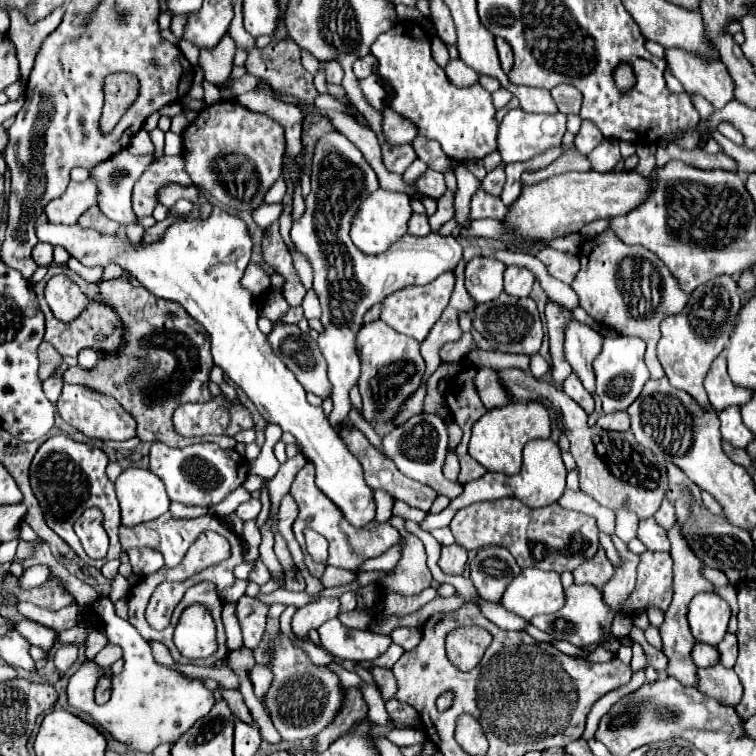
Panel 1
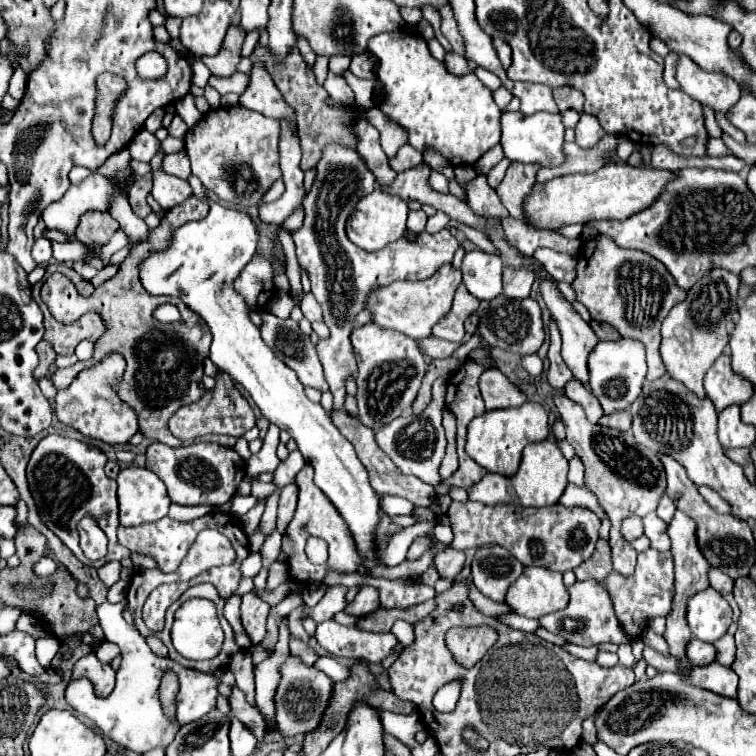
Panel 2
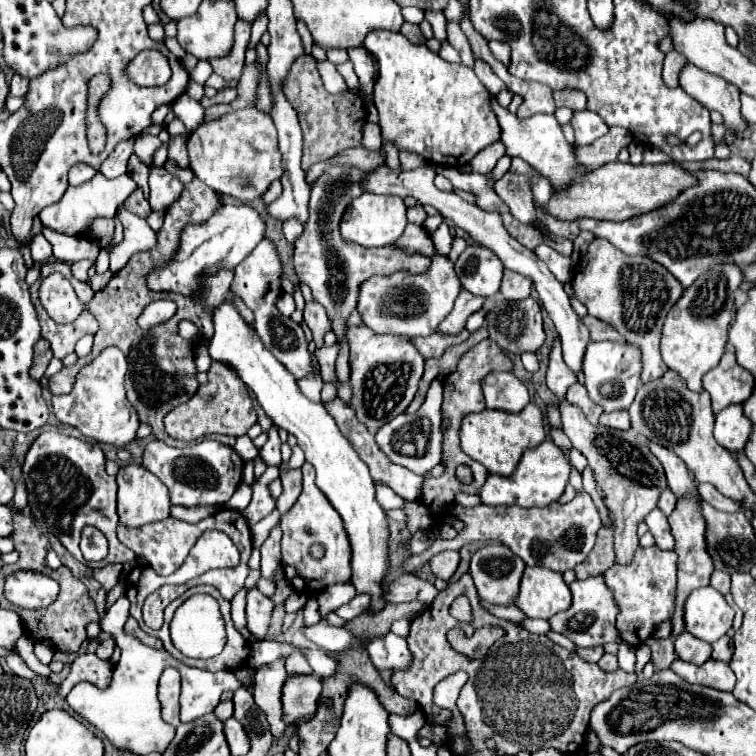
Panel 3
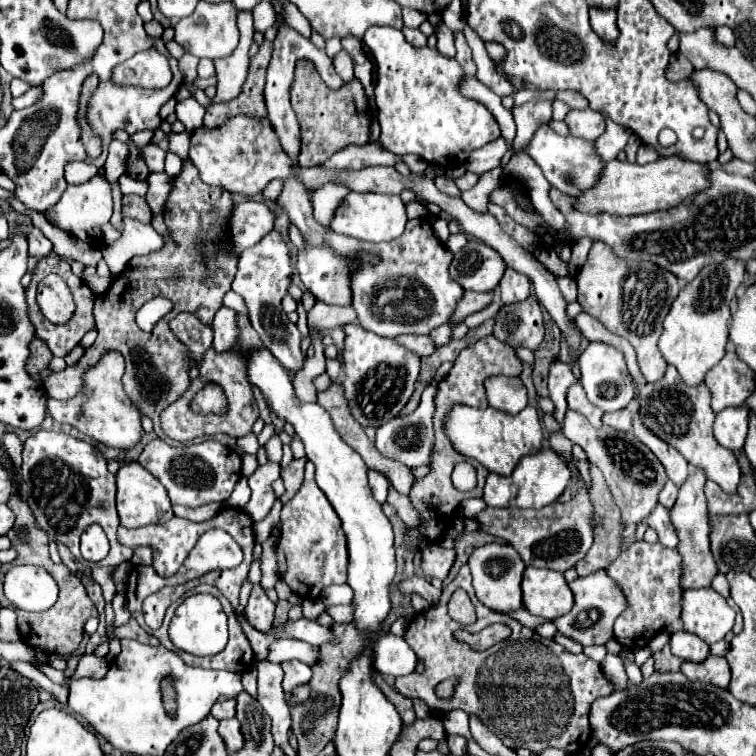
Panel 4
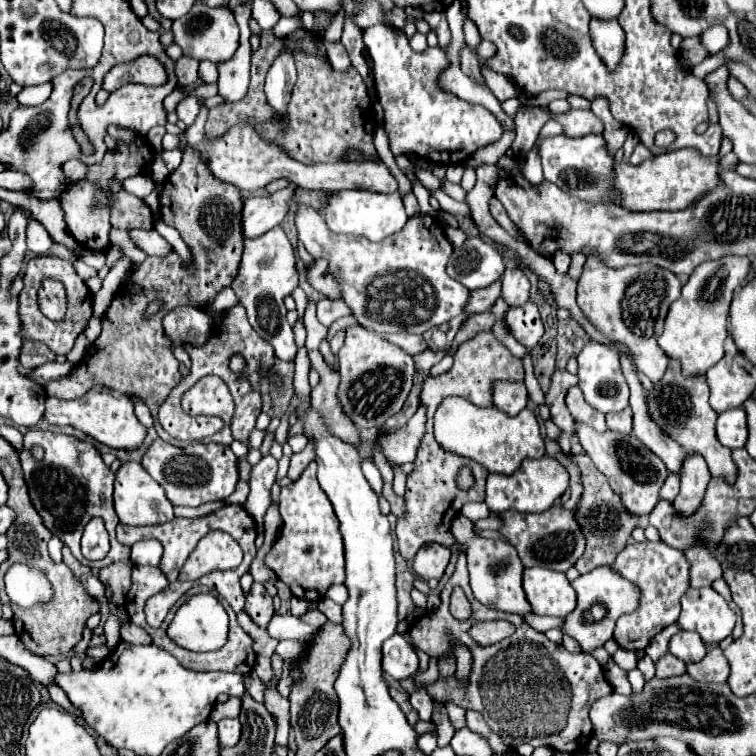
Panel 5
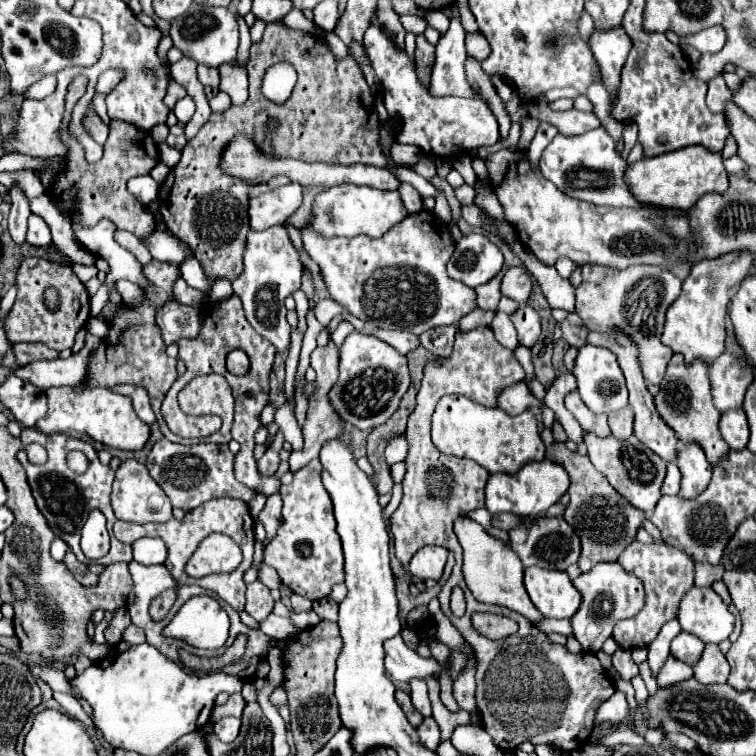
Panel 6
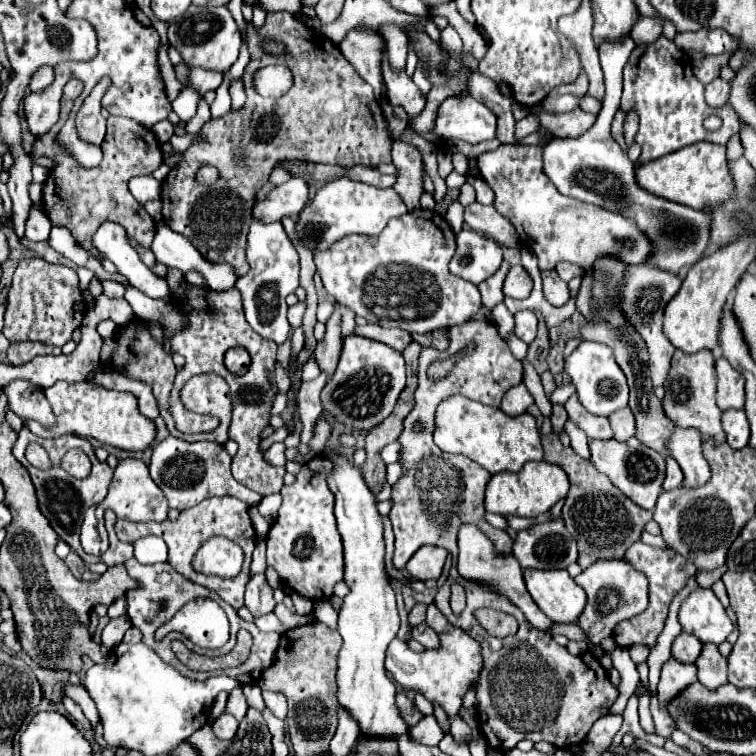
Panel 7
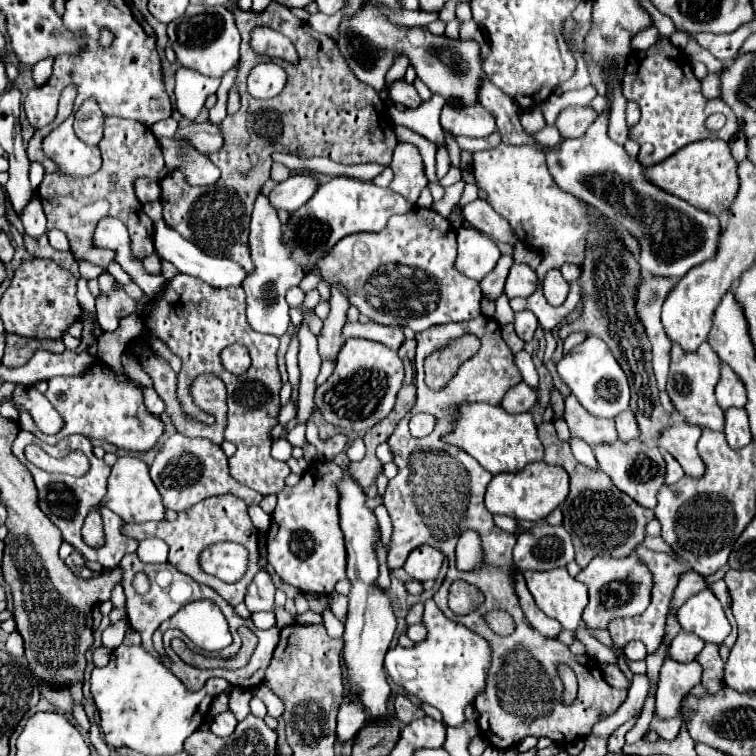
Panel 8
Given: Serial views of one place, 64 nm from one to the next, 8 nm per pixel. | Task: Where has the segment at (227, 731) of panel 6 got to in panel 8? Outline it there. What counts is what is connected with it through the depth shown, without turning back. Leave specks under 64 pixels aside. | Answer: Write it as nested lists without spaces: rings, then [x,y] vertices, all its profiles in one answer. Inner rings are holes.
[[[230,710],[220,712],[220,714],[212,720],[212,724],[210,724],[210,730],[212,730],[216,736],[222,736],[222,738],[230,736],[230,734],[234,732],[234,728],[236,728],[236,718],[234,718],[234,714],[232,714]]]

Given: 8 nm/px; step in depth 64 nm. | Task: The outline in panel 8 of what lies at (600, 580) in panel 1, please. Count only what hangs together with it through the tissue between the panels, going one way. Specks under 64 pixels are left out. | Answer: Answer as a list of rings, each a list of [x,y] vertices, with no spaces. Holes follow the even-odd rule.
[[[542,422],[538,426],[540,442],[544,444],[544,462],[562,466],[570,474],[570,494],[566,502],[560,506],[564,514],[564,528],[572,534],[572,542],[576,548],[576,562],[584,568],[594,556],[612,556],[624,558],[634,552],[638,544],[644,540],[644,528],[654,518],[654,512],[636,504],[628,494],[620,492],[608,474],[600,470],[584,468],[576,462],[570,450],[570,442],[562,442],[556,436],[552,422]]]

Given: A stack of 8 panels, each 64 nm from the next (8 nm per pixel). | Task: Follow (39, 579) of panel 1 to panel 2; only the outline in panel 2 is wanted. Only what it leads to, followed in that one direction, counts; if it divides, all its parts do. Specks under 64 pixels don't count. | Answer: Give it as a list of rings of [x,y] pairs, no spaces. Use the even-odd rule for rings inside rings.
[[[42,557],[34,566],[34,572],[41,577],[47,577],[57,570],[56,563],[50,557]]]

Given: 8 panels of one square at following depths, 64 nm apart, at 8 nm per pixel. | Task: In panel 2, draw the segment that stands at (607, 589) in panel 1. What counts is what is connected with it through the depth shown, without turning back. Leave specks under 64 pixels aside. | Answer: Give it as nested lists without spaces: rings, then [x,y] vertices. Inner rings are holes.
[[[556,394],[554,398],[560,418],[566,426],[566,440],[574,446],[576,454],[582,458],[586,466],[586,486],[596,494],[600,506],[612,520],[610,528],[610,546],[612,546],[612,562],[614,570],[622,572],[624,576],[632,574],[636,566],[636,550],[632,544],[622,536],[622,520],[630,516],[644,518],[648,512],[656,510],[664,490],[666,490],[666,474],[660,458],[654,450],[646,448],[644,444],[636,444],[632,432],[604,428],[600,424],[590,424],[584,416],[584,410],[568,400],[564,394]]]

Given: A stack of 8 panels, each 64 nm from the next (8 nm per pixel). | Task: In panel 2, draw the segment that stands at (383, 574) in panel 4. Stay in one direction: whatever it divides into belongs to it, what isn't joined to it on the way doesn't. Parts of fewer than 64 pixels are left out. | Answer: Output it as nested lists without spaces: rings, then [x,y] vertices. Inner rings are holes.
[[[210,199],[208,202],[210,212],[204,220],[186,222],[184,226],[176,228],[170,248],[152,254],[140,264],[140,280],[150,294],[176,296],[206,320],[214,336],[210,346],[210,360],[250,392],[252,400],[262,410],[264,418],[270,420],[270,424],[286,430],[296,440],[298,450],[316,470],[316,486],[328,496],[328,500],[346,520],[360,552],[360,564],[370,570],[378,566],[378,494],[370,486],[368,472],[358,460],[354,446],[340,434],[330,414],[320,404],[314,404],[306,398],[304,386],[296,374],[264,344],[258,326],[254,326],[248,318],[250,308],[244,304],[244,298],[240,298],[240,294],[236,294],[232,288],[232,280],[256,252],[256,222],[246,210],[224,208]]]

